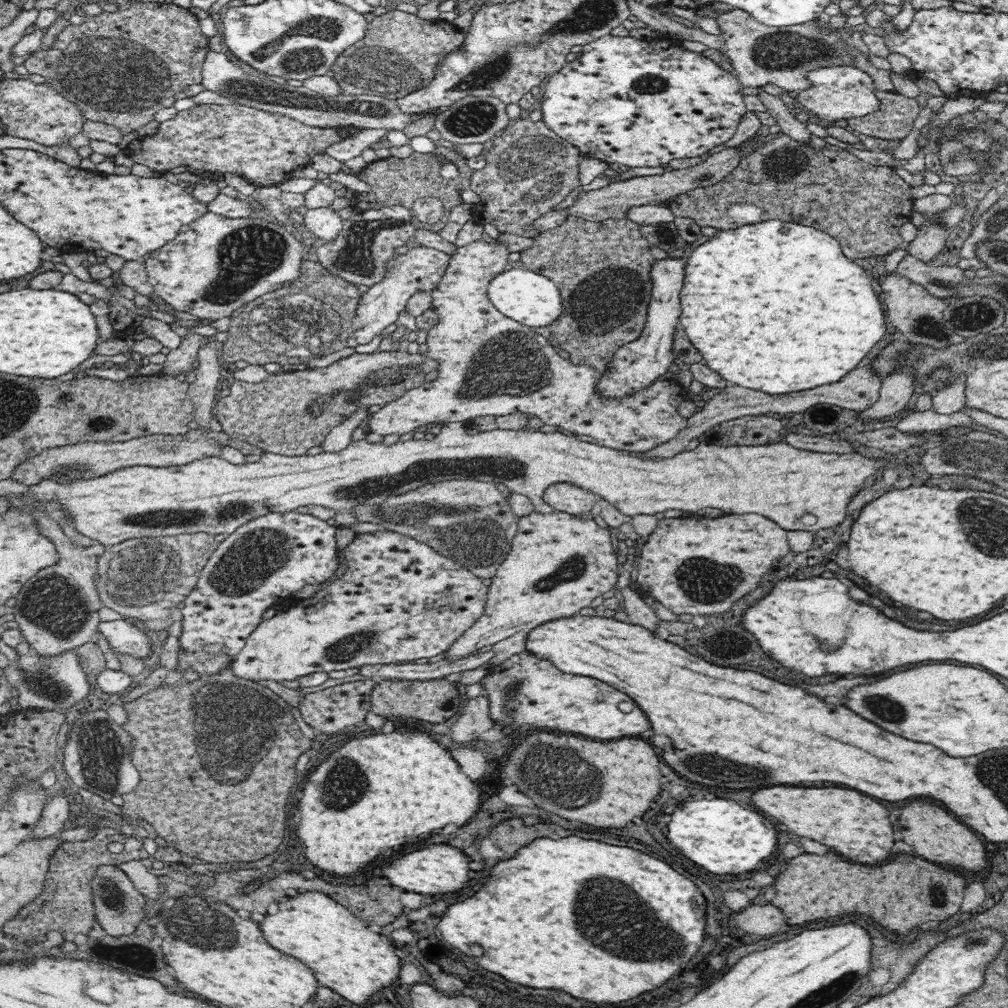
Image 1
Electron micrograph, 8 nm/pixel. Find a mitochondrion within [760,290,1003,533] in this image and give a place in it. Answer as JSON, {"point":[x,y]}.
{"point":[974,315]}

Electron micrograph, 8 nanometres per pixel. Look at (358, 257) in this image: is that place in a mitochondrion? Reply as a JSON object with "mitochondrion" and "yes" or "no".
{"mitochondrion":"yes"}

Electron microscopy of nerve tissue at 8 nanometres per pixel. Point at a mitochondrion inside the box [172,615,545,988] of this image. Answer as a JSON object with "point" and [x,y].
{"point":[218,743]}

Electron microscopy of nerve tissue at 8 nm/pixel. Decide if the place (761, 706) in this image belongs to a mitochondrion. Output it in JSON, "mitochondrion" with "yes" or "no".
{"mitochondrion":"no"}

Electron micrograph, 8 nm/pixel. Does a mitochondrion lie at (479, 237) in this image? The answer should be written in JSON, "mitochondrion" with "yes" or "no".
{"mitochondrion":"no"}

